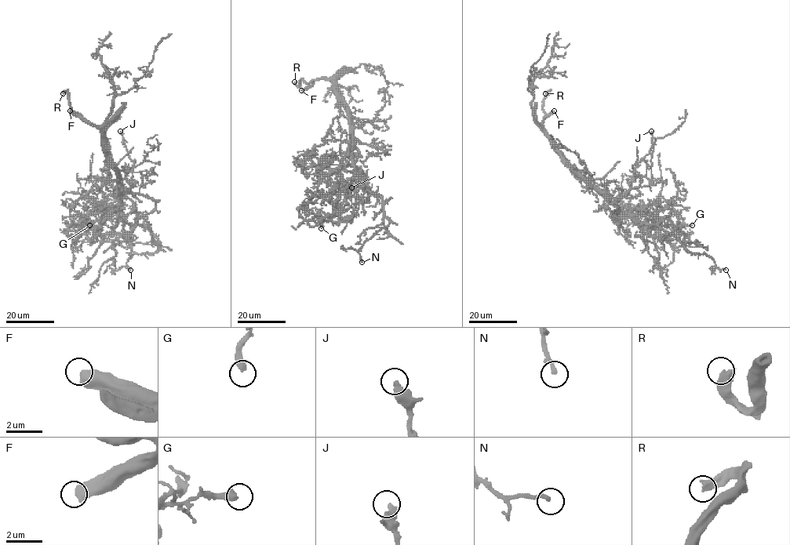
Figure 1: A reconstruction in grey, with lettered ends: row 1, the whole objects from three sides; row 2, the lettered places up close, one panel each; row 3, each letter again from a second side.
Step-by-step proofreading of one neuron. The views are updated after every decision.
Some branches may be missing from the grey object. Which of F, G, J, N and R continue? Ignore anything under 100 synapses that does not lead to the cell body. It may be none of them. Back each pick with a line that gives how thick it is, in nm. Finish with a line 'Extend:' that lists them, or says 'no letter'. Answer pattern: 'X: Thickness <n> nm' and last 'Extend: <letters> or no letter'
F: Thickness 550 nm
R: Thickness 550 nm
Extend: F, R

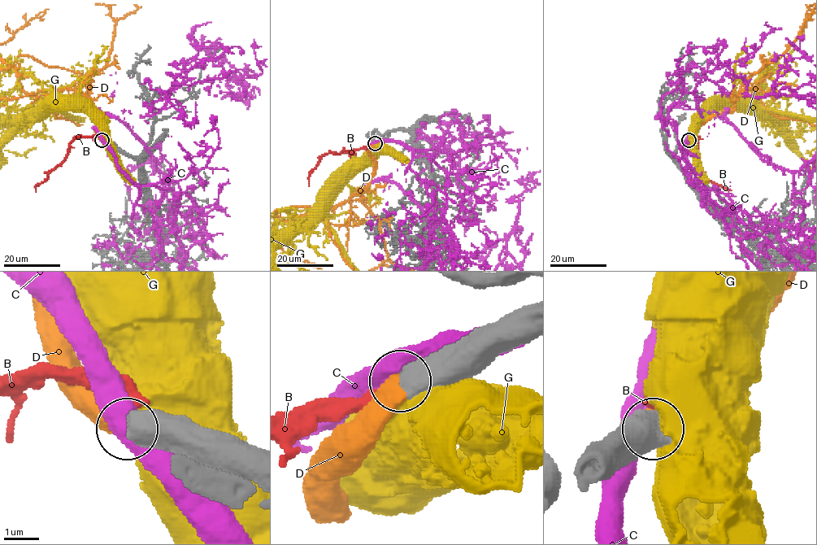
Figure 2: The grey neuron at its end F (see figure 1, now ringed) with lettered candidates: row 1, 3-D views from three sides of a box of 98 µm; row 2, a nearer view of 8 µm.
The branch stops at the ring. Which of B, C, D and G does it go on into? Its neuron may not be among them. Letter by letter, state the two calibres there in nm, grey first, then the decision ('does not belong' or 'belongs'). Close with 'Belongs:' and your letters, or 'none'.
B: 650/400 nm | does not belong
C: 850/600 nm | does not belong
D: 700/700 nm | belongs
G: 850/750 nm | does not belong
Belongs: D

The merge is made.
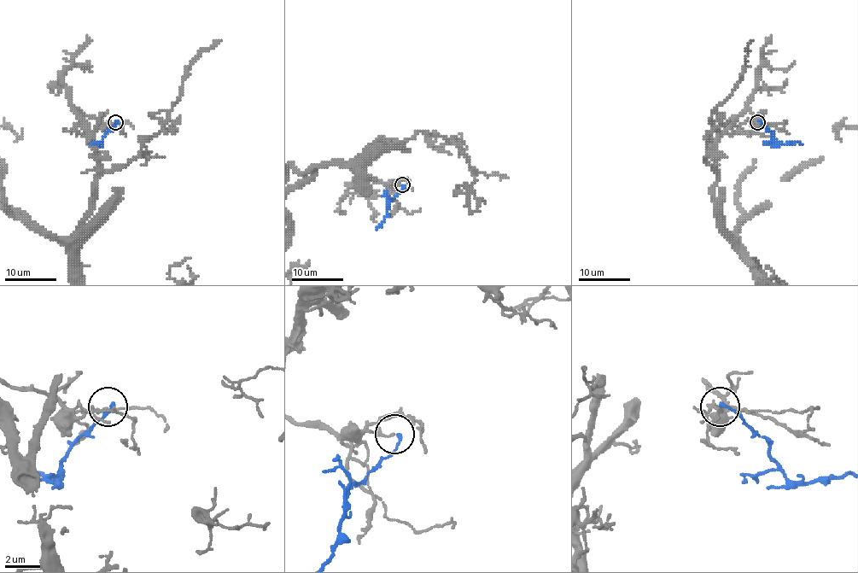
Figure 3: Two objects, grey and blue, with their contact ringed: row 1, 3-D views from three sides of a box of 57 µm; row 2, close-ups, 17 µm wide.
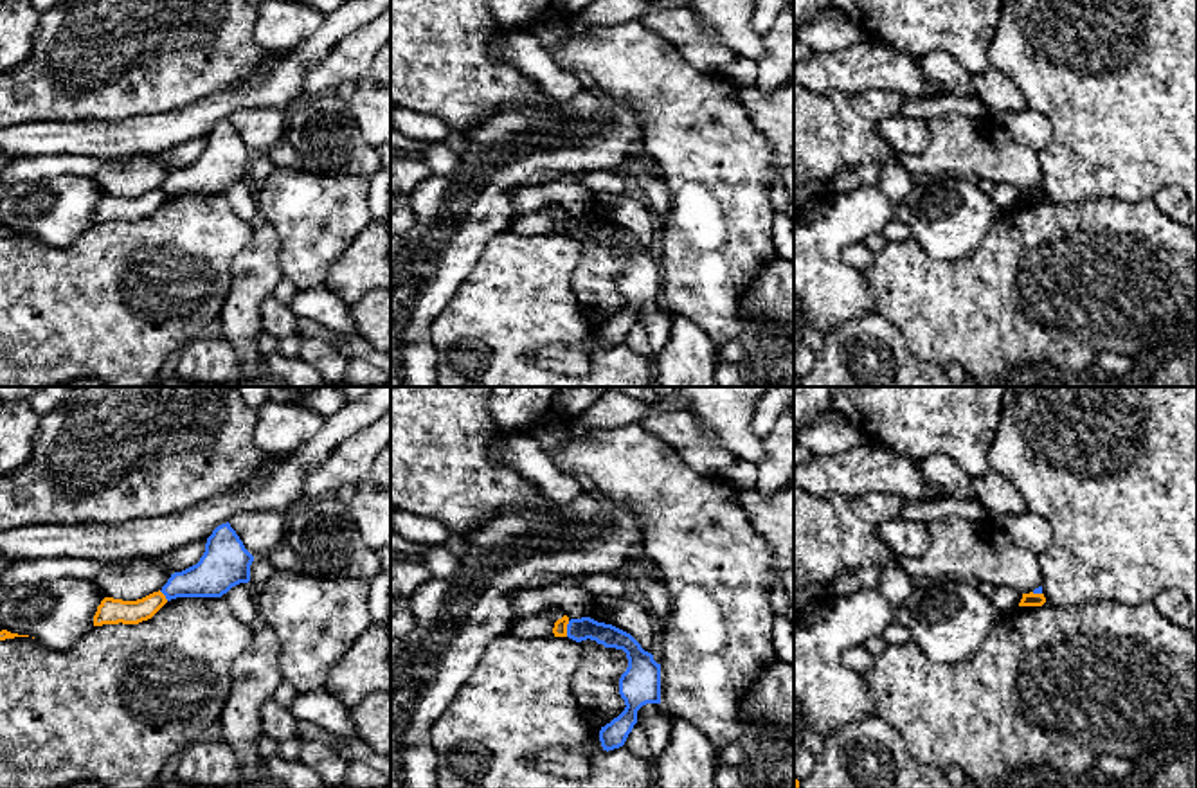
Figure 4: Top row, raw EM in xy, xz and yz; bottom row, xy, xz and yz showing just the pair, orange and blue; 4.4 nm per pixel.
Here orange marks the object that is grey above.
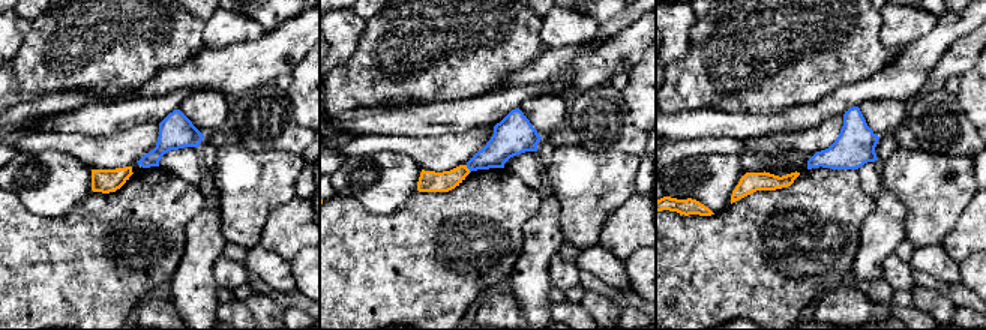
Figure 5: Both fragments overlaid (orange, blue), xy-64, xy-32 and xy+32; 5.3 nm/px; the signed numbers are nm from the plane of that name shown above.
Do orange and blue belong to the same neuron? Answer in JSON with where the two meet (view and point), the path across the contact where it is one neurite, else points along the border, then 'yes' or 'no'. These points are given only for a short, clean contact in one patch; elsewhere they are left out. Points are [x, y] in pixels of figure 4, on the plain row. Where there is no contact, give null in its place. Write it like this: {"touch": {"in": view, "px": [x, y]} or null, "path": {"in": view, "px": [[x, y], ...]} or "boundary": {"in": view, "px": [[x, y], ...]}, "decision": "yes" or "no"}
{"touch": {"in": "xz", "px": [566, 225]}, "boundary": {"in": "xz", "px": [[569, 218], [566, 232]]}, "decision": "no"}

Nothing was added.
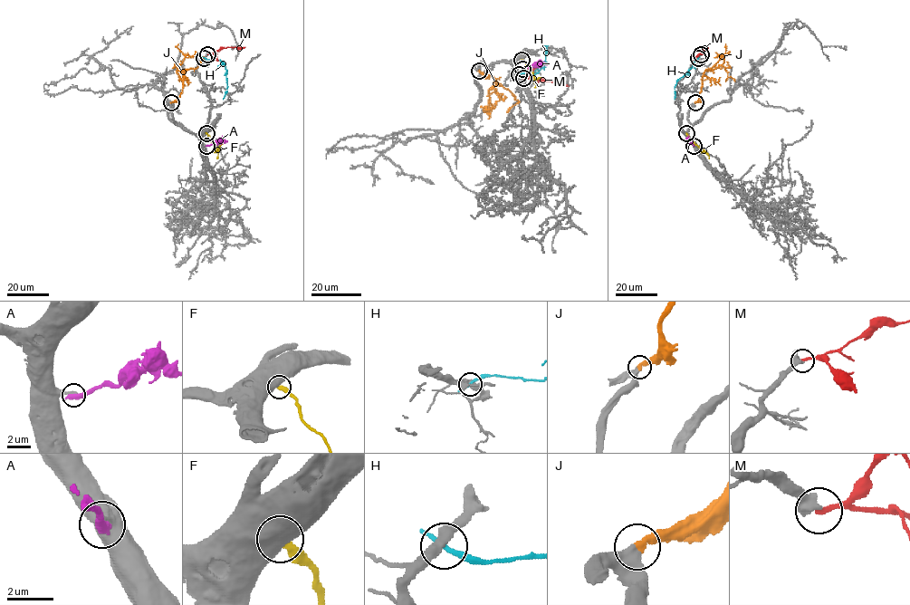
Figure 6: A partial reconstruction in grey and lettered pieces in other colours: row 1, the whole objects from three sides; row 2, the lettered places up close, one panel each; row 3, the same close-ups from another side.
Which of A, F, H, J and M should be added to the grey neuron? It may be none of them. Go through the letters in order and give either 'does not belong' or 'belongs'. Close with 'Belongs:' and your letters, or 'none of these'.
A: does not belong
F: does not belong
H: does not belong
J: belongs
M: does not belong
Belongs: J

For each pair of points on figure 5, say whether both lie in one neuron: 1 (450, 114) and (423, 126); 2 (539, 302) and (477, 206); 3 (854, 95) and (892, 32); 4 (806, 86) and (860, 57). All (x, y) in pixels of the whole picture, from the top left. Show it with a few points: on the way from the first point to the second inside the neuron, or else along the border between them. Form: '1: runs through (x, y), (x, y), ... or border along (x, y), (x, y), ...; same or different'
1: runs through (444, 117), (429, 120); same
2: border along (523, 228), (523, 248), (505, 287); different
3: border along (931, 29), (901, 50); different
4: runs through (820, 72), (829, 63), (839, 63), (847, 57); same

